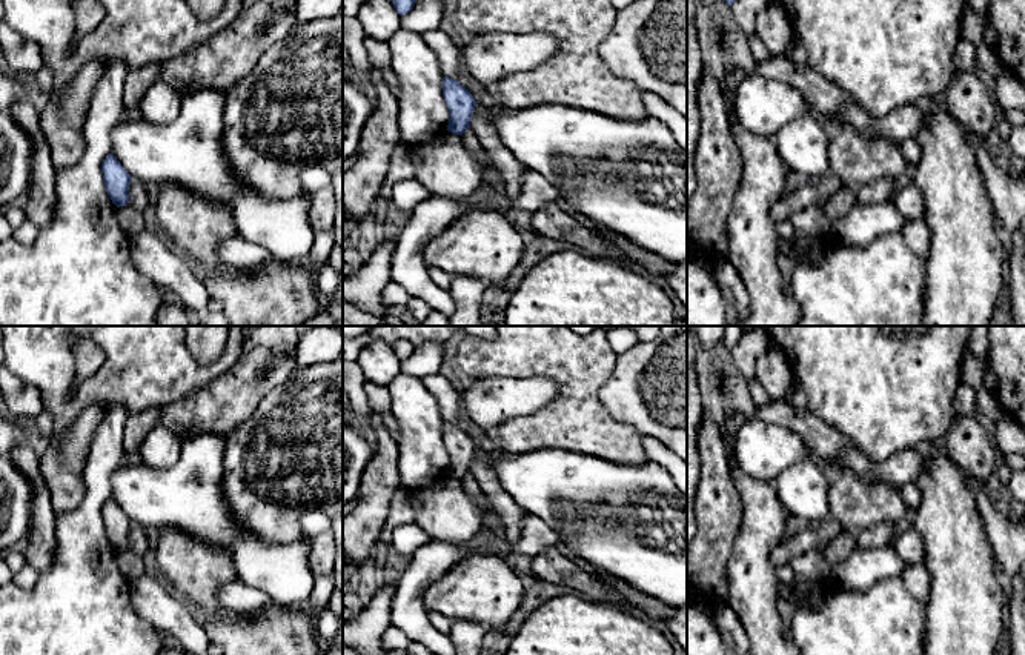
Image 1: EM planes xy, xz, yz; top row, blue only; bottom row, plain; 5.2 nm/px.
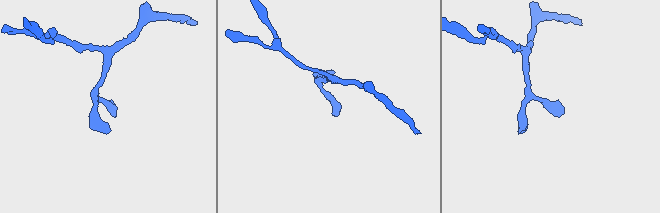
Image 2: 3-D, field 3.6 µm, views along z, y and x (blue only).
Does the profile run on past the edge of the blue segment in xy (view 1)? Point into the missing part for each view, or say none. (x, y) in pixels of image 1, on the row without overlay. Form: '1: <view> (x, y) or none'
1: none

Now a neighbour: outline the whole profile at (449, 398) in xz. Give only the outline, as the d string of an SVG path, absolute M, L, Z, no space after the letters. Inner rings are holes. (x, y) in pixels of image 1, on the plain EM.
M441 372L430 374L421 381L436 398L443 420L456 424L459 415L463 414L461 391L458 391Z

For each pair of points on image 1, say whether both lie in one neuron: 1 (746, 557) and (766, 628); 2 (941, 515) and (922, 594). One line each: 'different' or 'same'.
1: same
2: different

